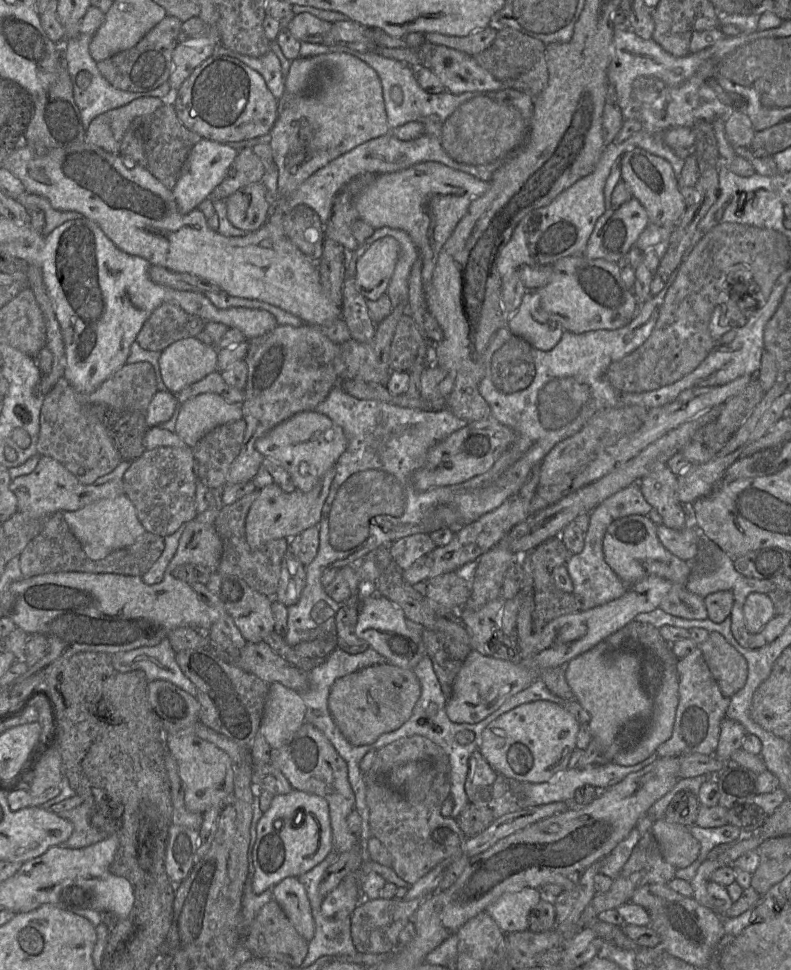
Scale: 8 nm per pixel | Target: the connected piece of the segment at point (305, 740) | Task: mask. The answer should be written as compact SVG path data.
M305 721L281 747L271 750L271 762L289 780L293 789L324 797L329 804L334 850L344 853L359 845L358 835L348 828L348 816L355 809L355 794L348 778L348 765L329 739Z

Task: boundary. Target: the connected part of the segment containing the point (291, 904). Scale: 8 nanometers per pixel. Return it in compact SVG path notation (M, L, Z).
M298 877L284 878L272 889L274 899L279 903L296 931L308 942L315 934L315 920L305 886Z

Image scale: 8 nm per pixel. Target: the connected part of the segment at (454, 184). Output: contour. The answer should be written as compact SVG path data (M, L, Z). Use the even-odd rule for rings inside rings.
M428 161L401 171L376 175L374 182L358 199L356 207L359 219L375 229L397 228L410 235L422 262L422 284L428 287L442 247L466 214L471 202L489 188L489 182L444 164Z

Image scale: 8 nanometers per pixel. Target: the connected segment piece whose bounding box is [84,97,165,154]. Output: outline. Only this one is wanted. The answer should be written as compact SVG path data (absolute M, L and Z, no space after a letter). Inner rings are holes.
M143 97L106 111L91 121L84 140L106 152L120 154L122 139L131 122L137 117L152 114L164 103L161 98Z

